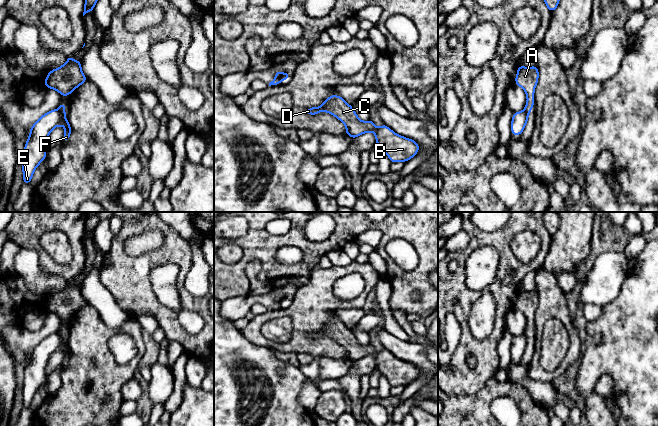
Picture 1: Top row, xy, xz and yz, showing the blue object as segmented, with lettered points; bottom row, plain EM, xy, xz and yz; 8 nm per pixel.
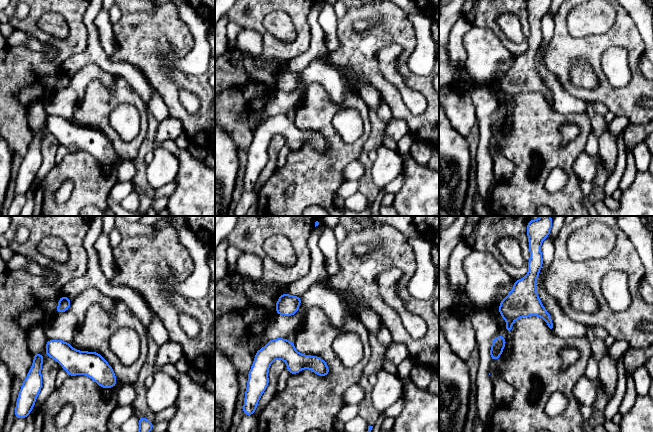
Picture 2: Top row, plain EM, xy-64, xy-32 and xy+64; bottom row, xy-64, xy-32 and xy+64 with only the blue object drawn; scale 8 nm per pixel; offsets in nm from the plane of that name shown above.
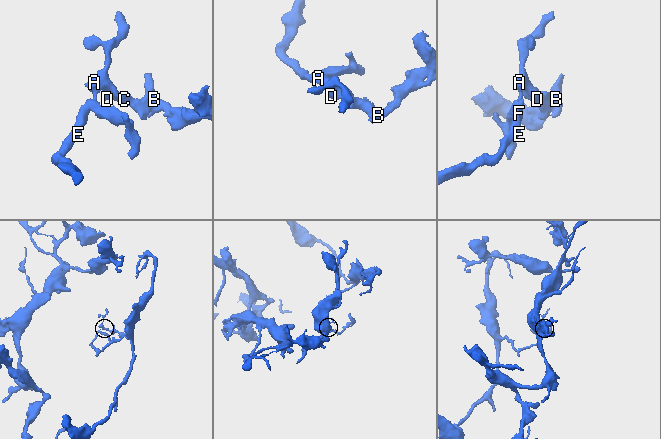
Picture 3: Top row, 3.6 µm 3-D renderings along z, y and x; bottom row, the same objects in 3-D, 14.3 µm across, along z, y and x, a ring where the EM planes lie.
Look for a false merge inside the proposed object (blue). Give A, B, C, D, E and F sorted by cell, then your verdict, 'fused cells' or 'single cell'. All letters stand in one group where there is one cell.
A B C D / E F | fused cells

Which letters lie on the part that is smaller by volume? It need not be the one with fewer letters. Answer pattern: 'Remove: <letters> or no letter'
Remove: A, B, C, D

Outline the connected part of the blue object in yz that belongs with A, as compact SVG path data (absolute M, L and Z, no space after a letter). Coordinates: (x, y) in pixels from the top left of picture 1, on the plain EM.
M536 289L527 292L524 290L518 290L517 300L515 302L515 307L522 311L527 319L527 327L525 330L525 336L529 339L530 334L534 329L534 314L538 307L538 292Z

